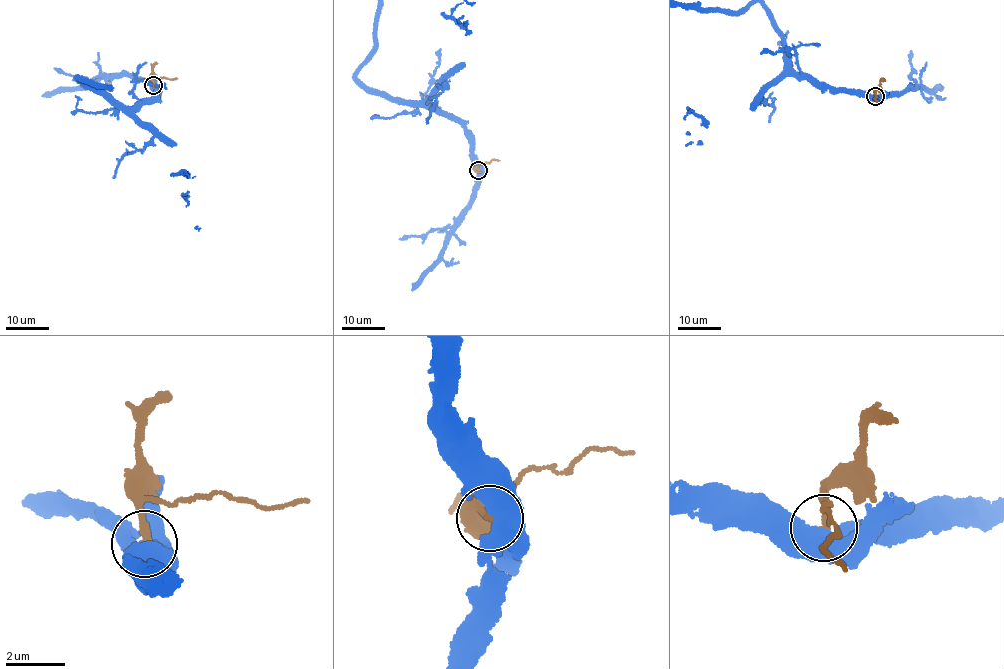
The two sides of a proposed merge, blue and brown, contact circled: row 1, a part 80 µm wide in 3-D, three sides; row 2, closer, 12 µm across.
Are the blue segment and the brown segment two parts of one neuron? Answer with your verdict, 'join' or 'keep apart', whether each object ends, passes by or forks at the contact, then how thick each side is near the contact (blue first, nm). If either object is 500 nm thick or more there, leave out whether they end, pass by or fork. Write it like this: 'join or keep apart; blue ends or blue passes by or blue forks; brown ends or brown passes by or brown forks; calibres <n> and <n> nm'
keep apart; blue forks; brown ends; calibres 480 and 260 nm

